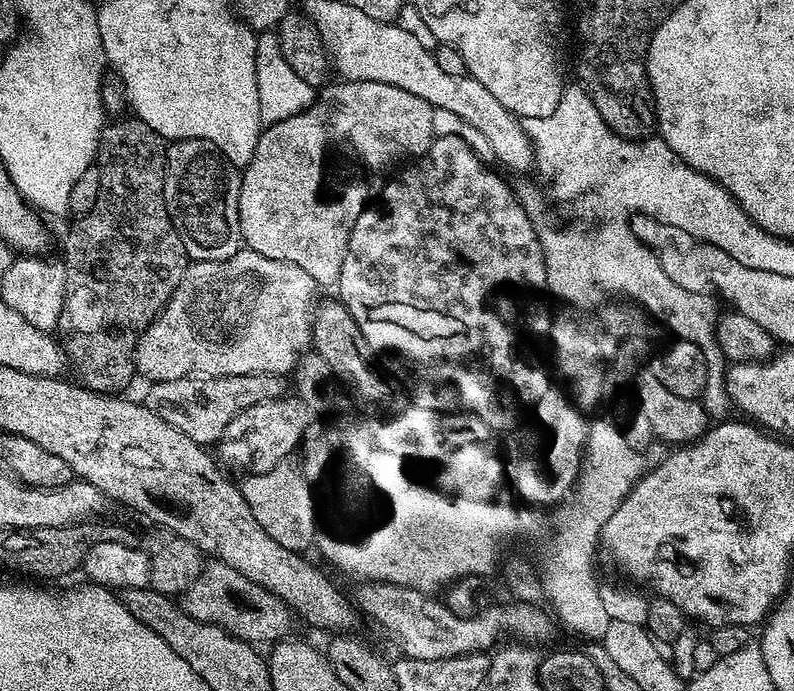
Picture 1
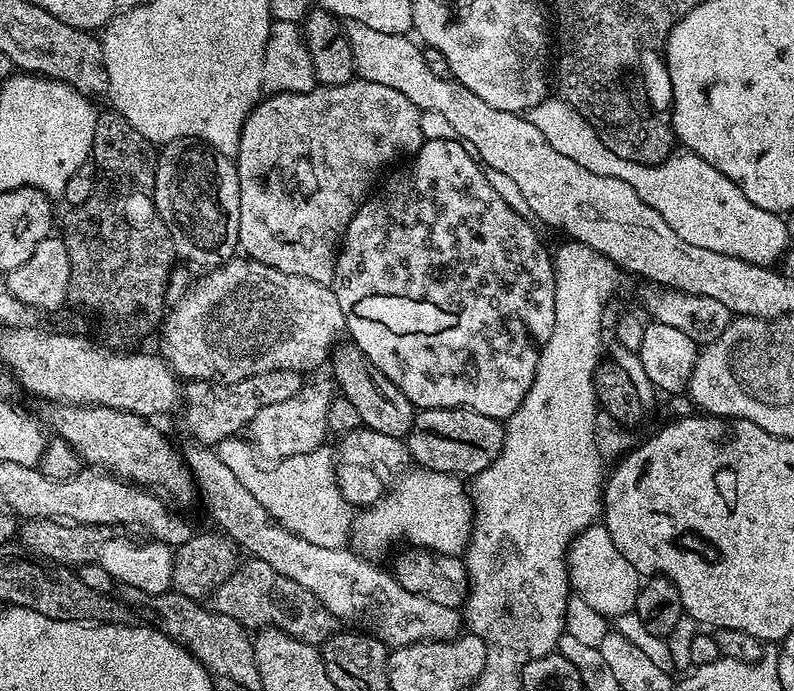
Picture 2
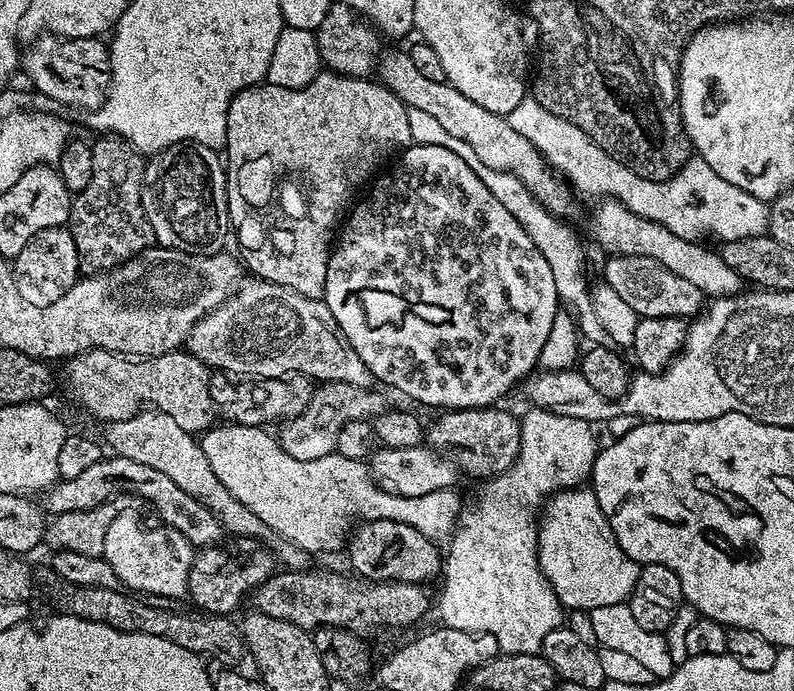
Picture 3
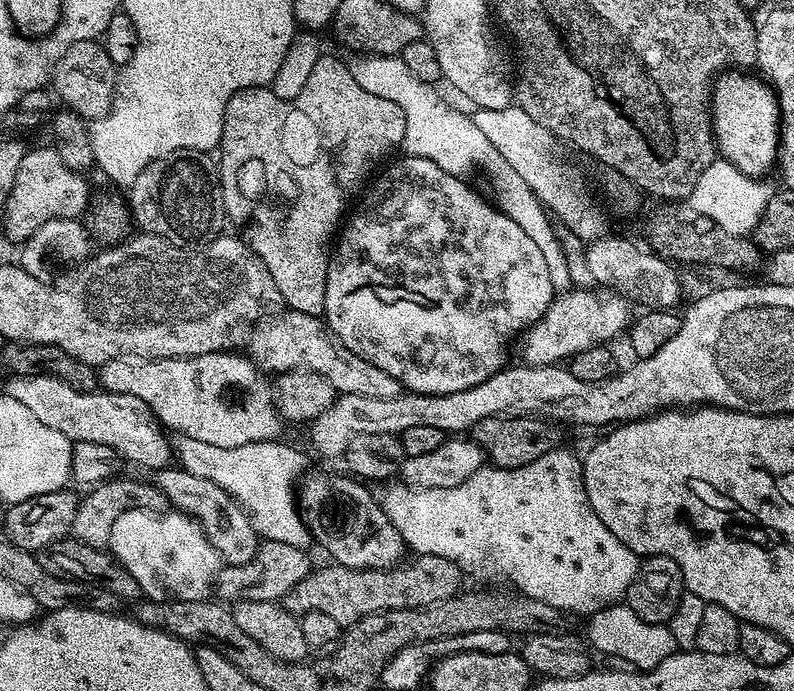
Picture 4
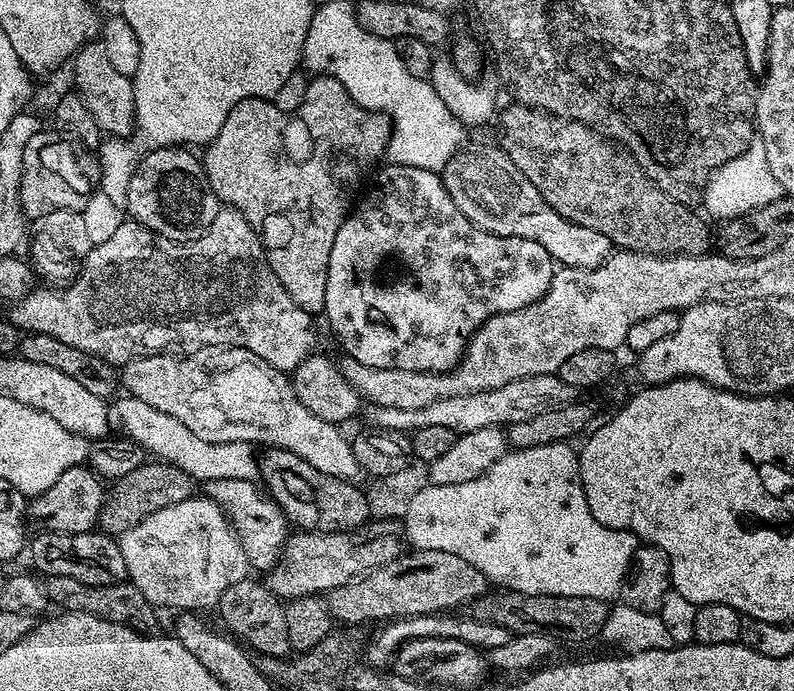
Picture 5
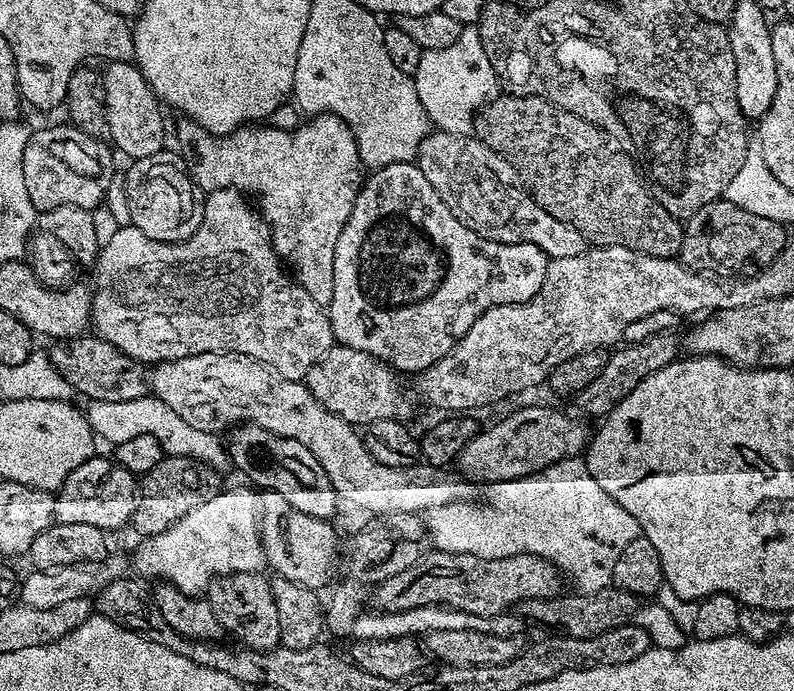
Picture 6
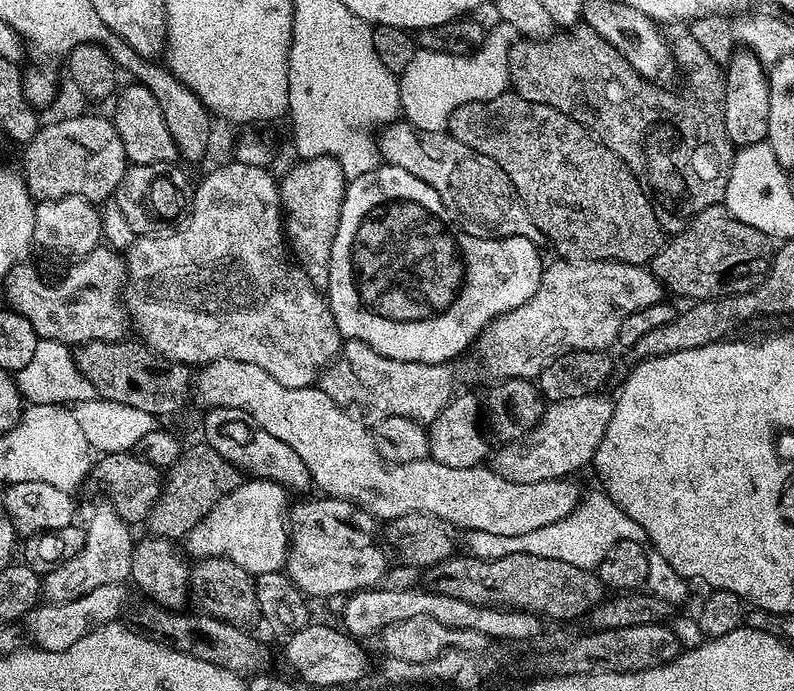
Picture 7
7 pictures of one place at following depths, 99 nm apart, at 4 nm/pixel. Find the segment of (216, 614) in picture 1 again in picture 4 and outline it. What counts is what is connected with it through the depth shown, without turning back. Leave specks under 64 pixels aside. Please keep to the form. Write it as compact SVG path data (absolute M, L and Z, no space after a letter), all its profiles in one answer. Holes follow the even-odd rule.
M416 556L412 558L412 561L410 560L397 564L395 568L379 568L378 570L343 568L342 565L335 562L329 563L329 568L317 567L309 572L306 578L302 578L302 582L298 582L298 586L294 586L294 590L290 590L284 595L283 606L285 610L295 614L297 618L306 615L308 612L321 612L329 618L334 618L334 622L347 626L358 622L363 616L369 616L375 612L430 606L430 602L450 598L461 591L460 575L462 575L462 569L456 561L450 558L438 558L437 556Z

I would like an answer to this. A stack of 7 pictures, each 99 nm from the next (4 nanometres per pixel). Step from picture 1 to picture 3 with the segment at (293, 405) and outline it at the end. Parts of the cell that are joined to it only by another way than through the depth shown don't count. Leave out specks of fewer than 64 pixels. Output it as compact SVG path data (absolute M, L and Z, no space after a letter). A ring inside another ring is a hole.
M333 380L321 383L313 391L310 402L302 414L292 416L289 420L279 425L278 439L282 450L290 454L292 458L313 460L314 458L326 458L326 454L336 451L338 442L338 430L346 426L346 422L355 420L371 421L385 411L383 396L366 388L355 388L346 382L334 382Z

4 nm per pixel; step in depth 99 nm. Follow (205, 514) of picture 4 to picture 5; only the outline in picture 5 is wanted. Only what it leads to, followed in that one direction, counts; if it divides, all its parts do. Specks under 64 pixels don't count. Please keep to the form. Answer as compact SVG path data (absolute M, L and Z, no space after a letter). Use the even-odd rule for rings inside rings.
M226 478L225 480L206 481L202 484L203 495L213 500L219 508L224 509L229 524L236 532L236 537L246 558L249 569L267 573L273 568L284 553L284 544L290 535L290 521L283 510L276 505L276 501L263 491L255 488L251 480L242 478Z

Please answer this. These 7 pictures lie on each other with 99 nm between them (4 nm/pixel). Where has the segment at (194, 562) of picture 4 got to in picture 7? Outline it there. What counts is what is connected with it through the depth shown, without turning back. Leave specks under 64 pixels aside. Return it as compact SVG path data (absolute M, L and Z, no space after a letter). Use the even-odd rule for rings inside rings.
M255 478L245 479L194 530L186 537L189 557L225 556L230 562L238 562L242 570L258 574L281 571L288 562L290 539L289 493L280 484Z

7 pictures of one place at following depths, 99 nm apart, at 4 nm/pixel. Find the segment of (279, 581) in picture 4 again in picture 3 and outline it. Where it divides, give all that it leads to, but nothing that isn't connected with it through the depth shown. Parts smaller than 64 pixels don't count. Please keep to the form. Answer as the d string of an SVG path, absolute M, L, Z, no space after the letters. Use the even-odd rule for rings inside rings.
M209 546L197 551L190 566L188 579L188 596L199 611L209 614L232 614L243 602L244 596L251 597L262 582L277 571L278 561L271 551L256 552L252 560L240 561L231 556L224 546Z

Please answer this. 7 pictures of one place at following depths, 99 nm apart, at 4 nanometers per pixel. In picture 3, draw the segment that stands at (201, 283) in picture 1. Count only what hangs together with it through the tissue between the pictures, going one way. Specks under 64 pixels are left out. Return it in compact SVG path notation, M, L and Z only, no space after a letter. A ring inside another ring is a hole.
M259 278L245 279L227 300L202 317L190 330L186 351L210 370L221 368L232 376L244 376L240 378L269 380L279 376L306 376L316 382L333 380L366 389L371 389L374 384L371 370L362 358L358 358L354 346L350 346L346 334L342 334L334 314L330 314L323 300L306 298L286 286Z

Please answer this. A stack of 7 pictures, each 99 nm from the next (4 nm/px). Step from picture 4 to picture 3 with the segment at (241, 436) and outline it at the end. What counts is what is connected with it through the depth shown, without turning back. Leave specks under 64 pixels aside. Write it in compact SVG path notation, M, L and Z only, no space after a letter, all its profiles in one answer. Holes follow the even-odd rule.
M94 348L71 357L63 368L62 384L68 387L69 394L90 415L103 422L125 420L141 411L142 406L151 406L170 414L170 418L187 432L203 434L213 427L210 369L186 350L133 358L107 352L105 348Z

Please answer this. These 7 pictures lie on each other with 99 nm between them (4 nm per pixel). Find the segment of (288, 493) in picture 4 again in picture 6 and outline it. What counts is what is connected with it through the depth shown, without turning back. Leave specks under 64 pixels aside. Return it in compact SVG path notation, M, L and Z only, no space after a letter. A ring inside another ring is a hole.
M146 394L140 399L130 399L127 402L94 400L87 406L89 408L86 408L86 415L93 433L99 439L101 437L110 442L109 445L115 446L141 434L150 434L152 438L157 438L165 455L190 457L210 465L216 471L221 471L224 466L226 468L229 465L227 447L219 435L187 425L166 402L162 402L154 395Z

